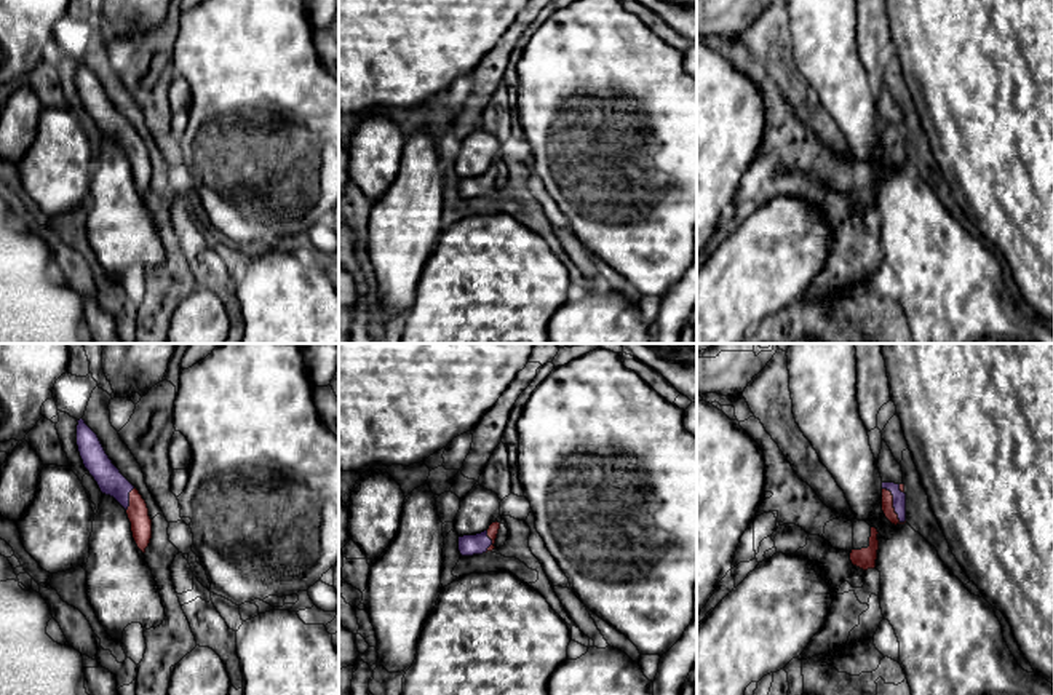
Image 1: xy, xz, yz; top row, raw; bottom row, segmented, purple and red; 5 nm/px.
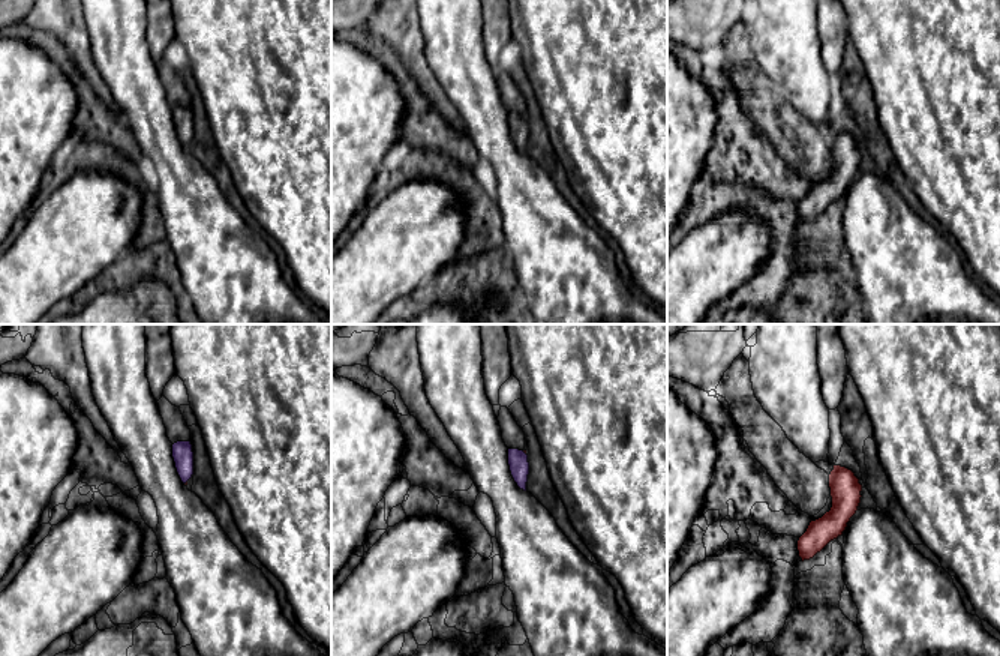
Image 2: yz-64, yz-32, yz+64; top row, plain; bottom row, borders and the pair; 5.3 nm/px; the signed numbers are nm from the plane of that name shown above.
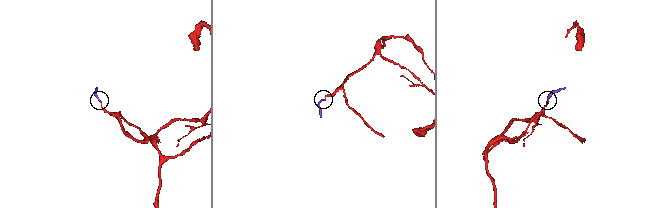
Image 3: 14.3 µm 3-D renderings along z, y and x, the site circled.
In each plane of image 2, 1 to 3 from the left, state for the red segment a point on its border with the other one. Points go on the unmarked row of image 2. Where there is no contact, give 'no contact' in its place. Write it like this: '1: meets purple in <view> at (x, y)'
1: no contact
2: meets purple in yz-32 at (523, 116)
3: no contact

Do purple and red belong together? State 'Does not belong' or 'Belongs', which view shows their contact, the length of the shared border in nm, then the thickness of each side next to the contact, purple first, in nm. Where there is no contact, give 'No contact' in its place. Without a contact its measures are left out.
Belongs. Touches purple in yz. Shared border 220 nm. Thickness 60 nm (purple) against 60 nm

